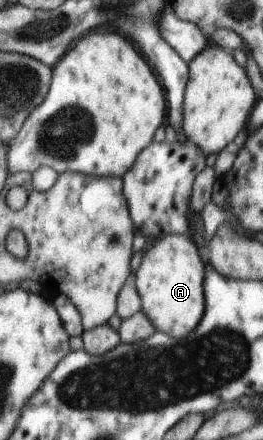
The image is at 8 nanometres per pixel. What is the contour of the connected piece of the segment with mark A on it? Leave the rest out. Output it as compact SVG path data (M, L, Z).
M168 234L143 249L134 283L140 296L142 311L157 331L181 338L196 329L205 308L205 273L204 262L188 234Z

